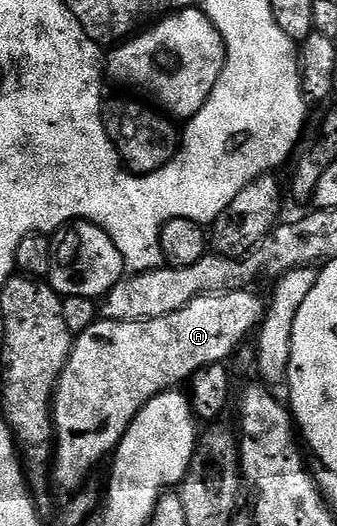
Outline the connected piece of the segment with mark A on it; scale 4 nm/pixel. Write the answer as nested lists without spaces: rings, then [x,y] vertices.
[[[241,289],[240,291],[232,291],[228,295],[212,295],[211,297],[197,297],[192,299],[192,303],[188,303],[184,307],[180,307],[180,311],[172,311],[172,315],[160,315],[160,319],[148,319],[147,321],[137,321],[136,323],[124,323],[123,321],[108,321],[99,319],[94,322],[92,327],[88,327],[88,331],[77,334],[74,338],[74,350],[70,352],[68,363],[64,367],[64,371],[58,380],[58,386],[54,388],[54,396],[52,398],[52,416],[54,419],[54,456],[52,458],[52,481],[59,485],[66,492],[66,495],[73,494],[75,491],[83,488],[82,480],[101,463],[102,460],[109,458],[114,450],[124,439],[124,435],[128,431],[128,427],[132,423],[132,419],[136,419],[136,415],[143,407],[146,406],[151,399],[158,393],[164,393],[173,390],[181,383],[189,382],[198,370],[208,367],[209,365],[221,365],[229,362],[237,354],[238,350],[243,348],[246,336],[253,334],[255,330],[261,326],[262,318],[266,316],[268,308],[265,300],[254,294],[250,289]]]

